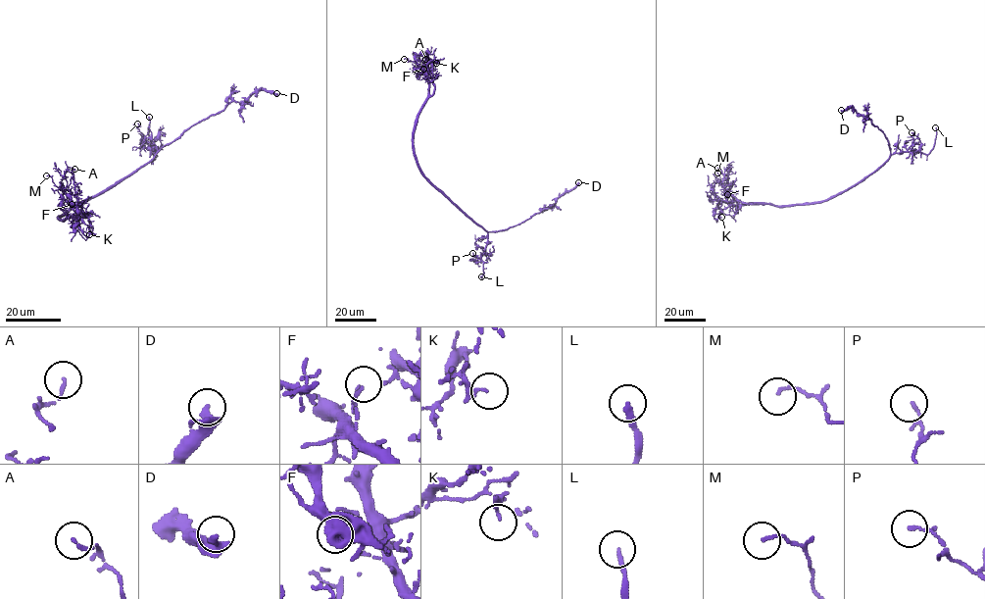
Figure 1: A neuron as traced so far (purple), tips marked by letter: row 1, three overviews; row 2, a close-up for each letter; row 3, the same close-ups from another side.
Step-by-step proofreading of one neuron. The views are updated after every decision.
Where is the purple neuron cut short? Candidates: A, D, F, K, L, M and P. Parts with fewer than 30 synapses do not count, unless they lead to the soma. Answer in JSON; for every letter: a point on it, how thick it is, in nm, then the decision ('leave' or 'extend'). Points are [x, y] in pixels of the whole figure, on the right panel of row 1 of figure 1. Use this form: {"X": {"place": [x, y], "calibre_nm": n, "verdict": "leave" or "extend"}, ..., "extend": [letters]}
{"A": {"place": [717, 168], "calibre_nm": 120, "verdict": "leave"}, "D": {"place": [841, 110], "calibre_nm": 280, "verdict": "leave"}, "F": {"place": [727, 194], "calibre_nm": 90, "verdict": "leave"}, "K": {"place": [721, 217], "calibre_nm": 130, "verdict": "leave"}, "L": {"place": [935, 127], "calibre_nm": 200, "verdict": "extend"}, "M": {"place": [717, 173], "calibre_nm": 110, "verdict": "leave"}, "P": {"place": [911, 132], "calibre_nm": 90, "verdict": "leave"}, "extend": ["L"]}

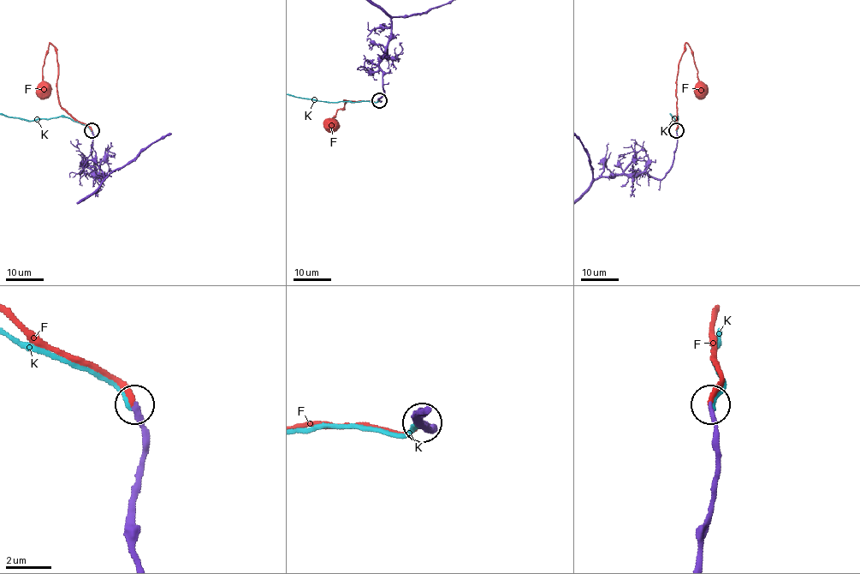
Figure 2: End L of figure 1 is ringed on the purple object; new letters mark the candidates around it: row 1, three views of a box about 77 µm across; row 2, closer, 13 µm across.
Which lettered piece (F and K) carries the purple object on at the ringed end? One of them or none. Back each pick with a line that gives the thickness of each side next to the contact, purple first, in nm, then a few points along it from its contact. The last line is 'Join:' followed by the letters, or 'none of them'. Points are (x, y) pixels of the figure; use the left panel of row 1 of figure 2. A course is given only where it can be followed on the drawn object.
F: 240/220 nm | via (91, 131), (75, 121), (59, 104), (56, 53), (50, 43), (42, 66), (42, 81), (38, 87), (42, 90)
Join: F

